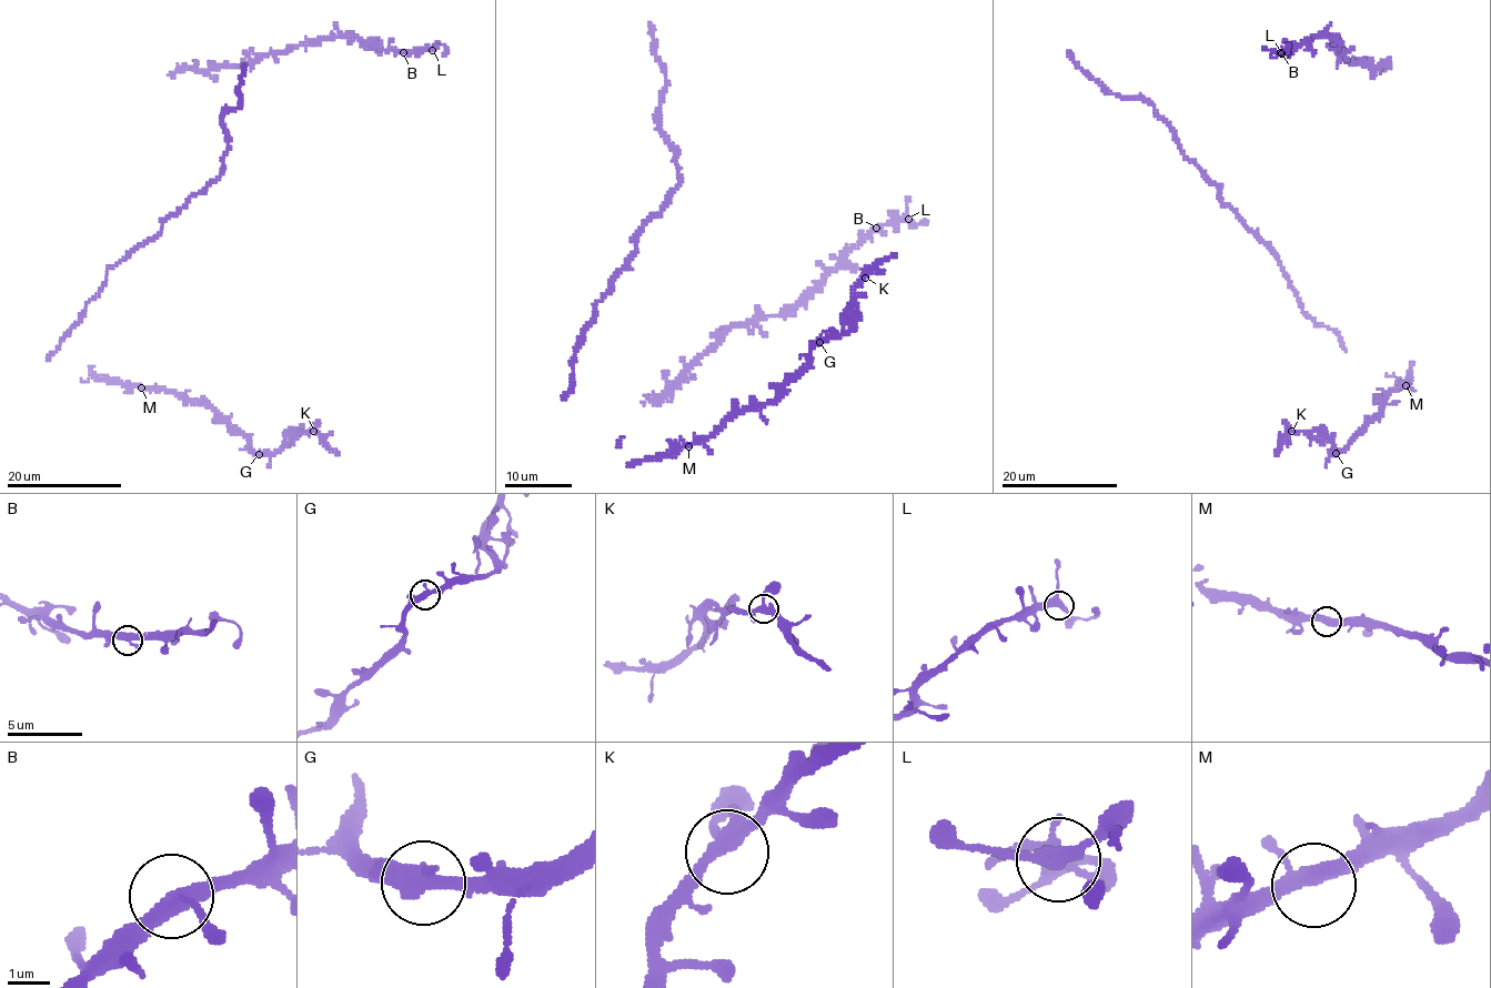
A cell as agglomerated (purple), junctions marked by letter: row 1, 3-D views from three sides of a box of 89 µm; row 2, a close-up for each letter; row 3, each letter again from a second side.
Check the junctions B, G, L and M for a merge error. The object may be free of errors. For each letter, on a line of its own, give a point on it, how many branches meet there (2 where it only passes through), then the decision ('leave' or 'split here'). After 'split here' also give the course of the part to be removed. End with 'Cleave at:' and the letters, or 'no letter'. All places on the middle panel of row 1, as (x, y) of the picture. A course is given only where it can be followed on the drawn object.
B: place (876, 228); branches 3; leave
G: place (819, 342); branches 3; leave
L: place (908, 219); branches 3; leave
M: place (688, 446); branches 3; leave
Cleave at: no letter

